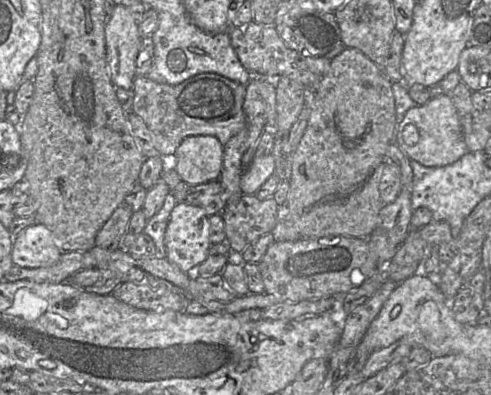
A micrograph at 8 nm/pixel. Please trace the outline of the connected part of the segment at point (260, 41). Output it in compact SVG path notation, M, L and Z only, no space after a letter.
M252 21L240 27L231 27L227 33L237 57L251 75L260 74L274 81L280 77L288 77L315 90L329 70L331 60L302 55L289 49L280 39L273 25L259 25Z

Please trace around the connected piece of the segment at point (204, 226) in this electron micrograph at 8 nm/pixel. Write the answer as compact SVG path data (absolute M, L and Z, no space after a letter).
M176 203L170 213L164 235L166 259L182 272L194 274L197 266L207 257L211 245L209 240L209 221L205 212L195 205Z

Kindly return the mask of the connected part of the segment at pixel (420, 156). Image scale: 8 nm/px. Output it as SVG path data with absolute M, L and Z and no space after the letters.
M449 95L433 98L423 105L410 108L396 127L394 142L410 160L426 167L453 164L469 152L457 110Z

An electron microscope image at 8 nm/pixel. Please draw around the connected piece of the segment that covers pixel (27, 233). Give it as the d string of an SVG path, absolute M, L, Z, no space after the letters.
M35 223L14 237L11 259L23 268L51 266L58 261L61 251L55 244L52 232L43 224Z

